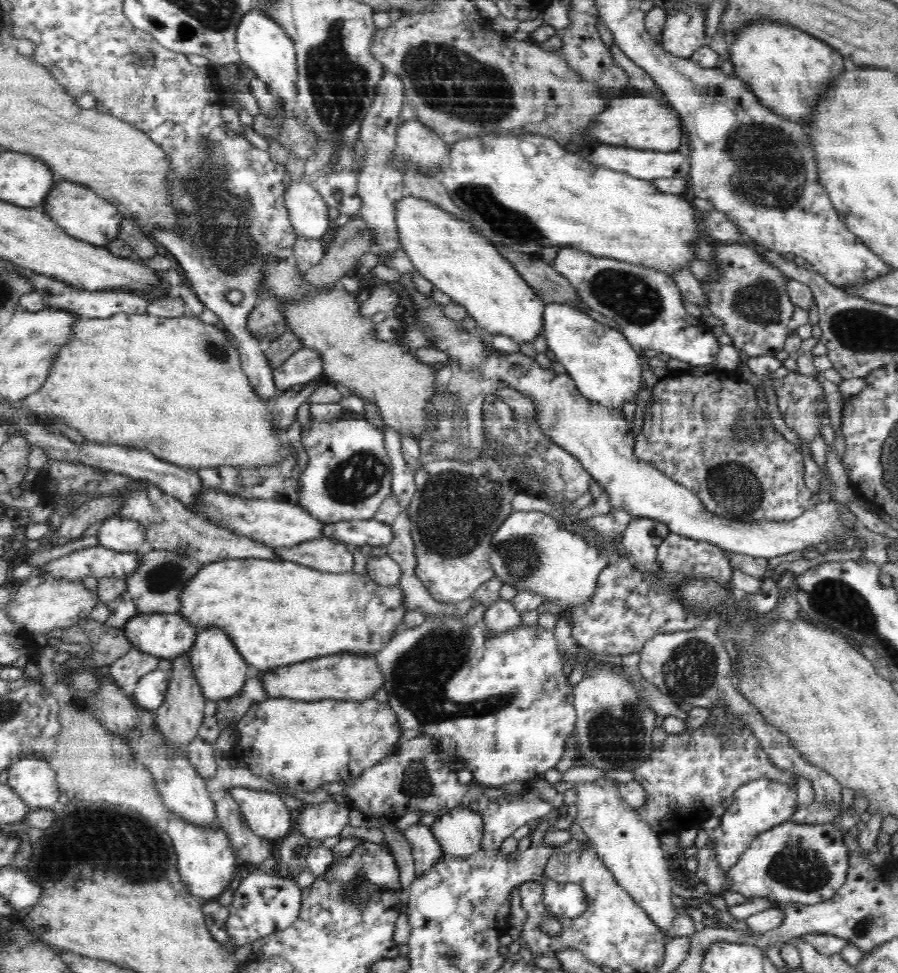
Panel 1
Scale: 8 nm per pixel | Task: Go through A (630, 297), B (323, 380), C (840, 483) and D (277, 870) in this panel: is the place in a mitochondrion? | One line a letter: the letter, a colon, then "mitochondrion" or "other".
A: mitochondrion
B: other
C: other
D: other

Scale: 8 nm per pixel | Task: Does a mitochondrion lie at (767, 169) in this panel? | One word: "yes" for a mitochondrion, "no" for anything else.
yes

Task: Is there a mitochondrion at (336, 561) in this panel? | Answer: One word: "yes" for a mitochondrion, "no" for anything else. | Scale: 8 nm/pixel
no

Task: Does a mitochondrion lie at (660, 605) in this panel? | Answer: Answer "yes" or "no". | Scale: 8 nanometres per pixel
no

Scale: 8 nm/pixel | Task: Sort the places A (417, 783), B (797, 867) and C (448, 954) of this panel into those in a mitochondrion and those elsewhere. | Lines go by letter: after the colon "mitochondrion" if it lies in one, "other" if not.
A: mitochondrion
B: mitochondrion
C: mitochondrion

